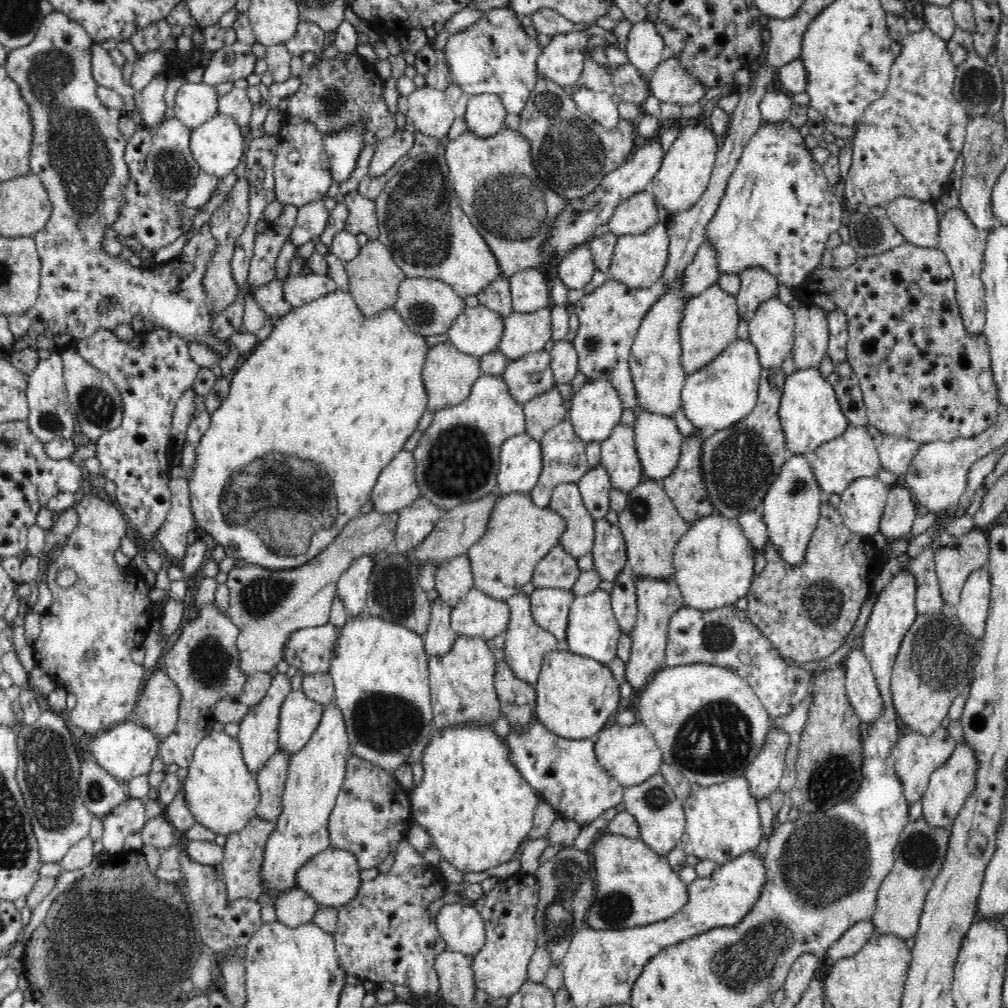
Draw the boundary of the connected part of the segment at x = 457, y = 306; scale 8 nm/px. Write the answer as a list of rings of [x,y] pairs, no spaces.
[[[406,278],[397,294],[395,311],[402,317],[410,331],[424,337],[448,332],[456,317],[466,308],[462,297],[457,296],[446,282],[426,278]]]

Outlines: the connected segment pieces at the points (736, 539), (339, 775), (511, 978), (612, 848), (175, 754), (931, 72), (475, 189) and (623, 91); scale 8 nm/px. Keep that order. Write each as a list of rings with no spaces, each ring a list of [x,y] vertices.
[[[715,513],[692,522],[673,556],[675,573],[672,577],[682,593],[683,605],[716,610],[747,596],[754,578],[755,550],[737,519]]]
[[[333,700],[324,706],[319,725],[306,746],[290,757],[282,796],[282,815],[264,848],[262,873],[266,899],[269,890],[277,891],[278,898],[290,890],[298,889],[296,872],[299,868],[331,846],[329,818],[338,800],[338,793],[342,790],[350,749],[343,712]]]
[[[519,871],[510,878],[502,879],[488,894],[484,894],[473,904],[484,921],[485,943],[476,954],[470,957],[471,969],[475,988],[484,990],[489,998],[509,998],[527,981],[527,966],[534,951],[537,950],[535,914],[538,901],[537,879],[534,875]]]
[[[612,833],[603,834],[592,846],[593,871],[596,872],[595,903],[586,916],[586,926],[598,930],[624,930],[644,926],[674,916],[686,903],[688,886],[669,865],[665,856],[658,856],[640,837],[630,838]]]
[[[214,601],[198,610],[196,618],[192,617],[181,625],[182,633],[159,662],[179,688],[181,701],[174,732],[161,739],[158,756],[166,765],[174,762],[186,770],[190,768],[196,746],[210,734],[217,721],[214,705],[220,699],[237,700],[248,674],[244,674],[239,666],[236,650],[238,627],[216,607]]]
[[[924,27],[921,31],[909,33],[909,35],[901,41],[901,50],[898,57],[894,60],[894,65],[890,71],[889,81],[887,89],[884,94],[874,102],[871,102],[865,109],[862,118],[859,120],[858,126],[852,132],[853,147],[849,151],[852,152],[851,167],[845,176],[845,198],[849,204],[848,210],[852,214],[857,213],[856,207],[859,204],[867,204],[871,206],[883,206],[886,207],[889,202],[892,202],[896,197],[908,196],[918,200],[926,200],[931,202],[932,200],[938,200],[942,194],[945,193],[950,187],[950,174],[952,174],[952,168],[956,158],[963,150],[963,144],[965,141],[966,127],[968,124],[967,110],[954,98],[953,86],[955,79],[955,71],[957,66],[952,63],[951,54],[947,49],[947,41],[940,38],[934,31],[931,31],[928,27]]]
[[[504,126],[494,136],[480,138],[469,130],[463,132],[456,139],[452,139],[445,146],[445,161],[449,166],[449,179],[459,198],[459,206],[470,217],[476,230],[486,239],[490,250],[497,259],[501,275],[510,279],[521,269],[534,269],[544,263],[540,245],[549,233],[555,216],[565,207],[567,199],[556,194],[546,186],[536,170],[531,159],[531,146],[519,131]]]
[[[628,63],[618,66],[612,73],[615,94],[620,96],[622,101],[634,102],[636,105],[644,104],[651,92],[642,79],[643,76],[636,71],[634,65]]]

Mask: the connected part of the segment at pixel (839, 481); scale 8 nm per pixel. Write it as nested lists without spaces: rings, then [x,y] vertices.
[[[852,425],[836,438],[823,442],[811,453],[804,454],[812,472],[824,492],[825,497],[831,494],[842,494],[843,490],[857,478],[871,477],[880,468],[875,434],[867,426]]]

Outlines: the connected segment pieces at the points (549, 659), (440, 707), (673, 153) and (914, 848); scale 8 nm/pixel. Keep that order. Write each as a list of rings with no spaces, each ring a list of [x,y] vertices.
[[[556,651],[549,652],[542,661],[537,683],[534,685],[536,691],[536,706],[534,715],[539,721],[554,734],[561,738],[570,740],[590,739],[597,732],[612,722],[614,714],[618,712],[620,704],[619,681],[614,678],[608,665],[573,652]]]
[[[457,635],[450,652],[442,656],[429,656],[429,687],[433,726],[435,729],[446,726],[466,726],[466,724],[491,725],[494,715],[501,712],[498,693],[494,686],[496,672],[494,652],[480,637]]]
[[[702,125],[683,127],[669,150],[664,153],[660,168],[649,186],[664,217],[688,210],[705,193],[720,149],[717,139],[718,136],[712,130]]]
[[[924,818],[909,822],[904,827],[894,848],[894,864],[881,883],[875,900],[875,911],[870,918],[875,934],[893,934],[905,940],[915,936],[925,896],[942,870],[948,841],[949,828],[930,828]]]

